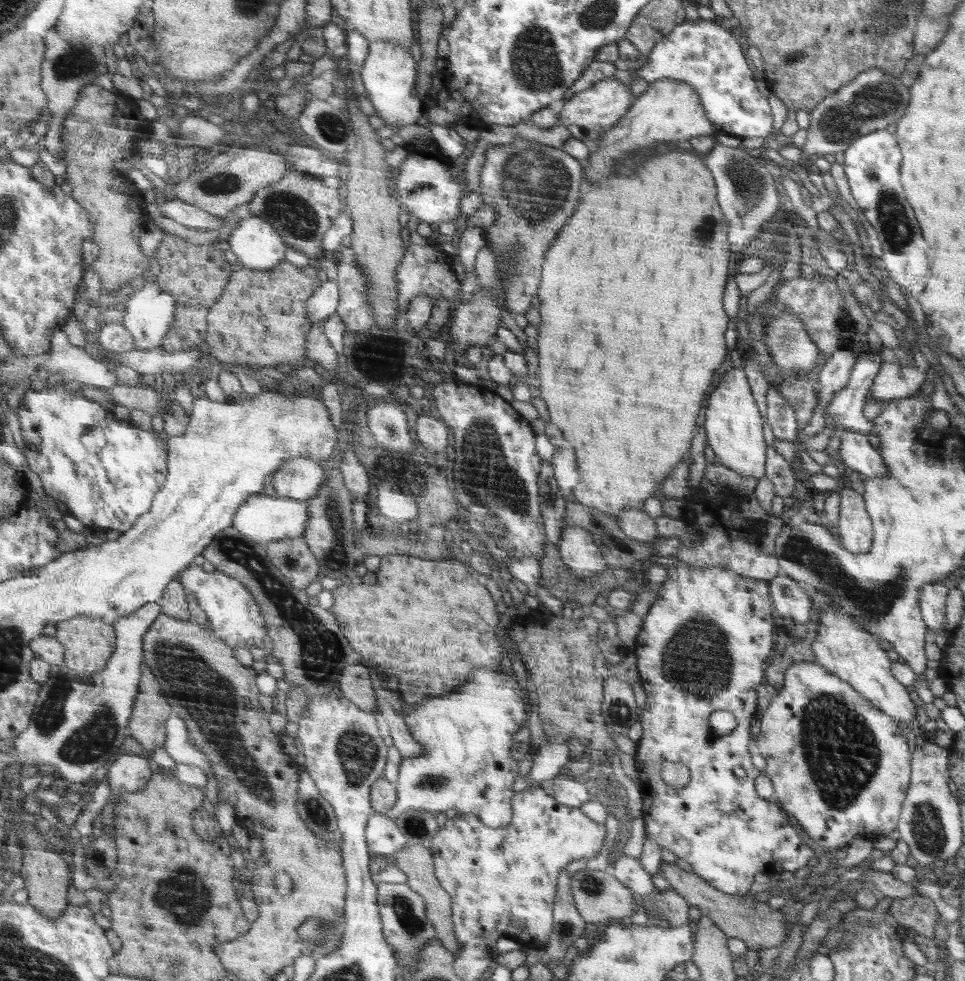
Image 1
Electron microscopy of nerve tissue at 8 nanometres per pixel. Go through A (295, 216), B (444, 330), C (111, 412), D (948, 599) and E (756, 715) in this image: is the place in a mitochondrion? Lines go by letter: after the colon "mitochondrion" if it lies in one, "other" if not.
A: mitochondrion
B: other
C: other
D: other
E: other

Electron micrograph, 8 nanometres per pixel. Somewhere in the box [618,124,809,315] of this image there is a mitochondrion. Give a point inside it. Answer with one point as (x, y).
(750, 189)

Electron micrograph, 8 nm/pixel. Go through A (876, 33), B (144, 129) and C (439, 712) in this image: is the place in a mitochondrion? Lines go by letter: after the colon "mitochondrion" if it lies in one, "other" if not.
A: other
B: other
C: other

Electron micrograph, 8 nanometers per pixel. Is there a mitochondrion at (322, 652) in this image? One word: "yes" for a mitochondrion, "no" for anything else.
yes

